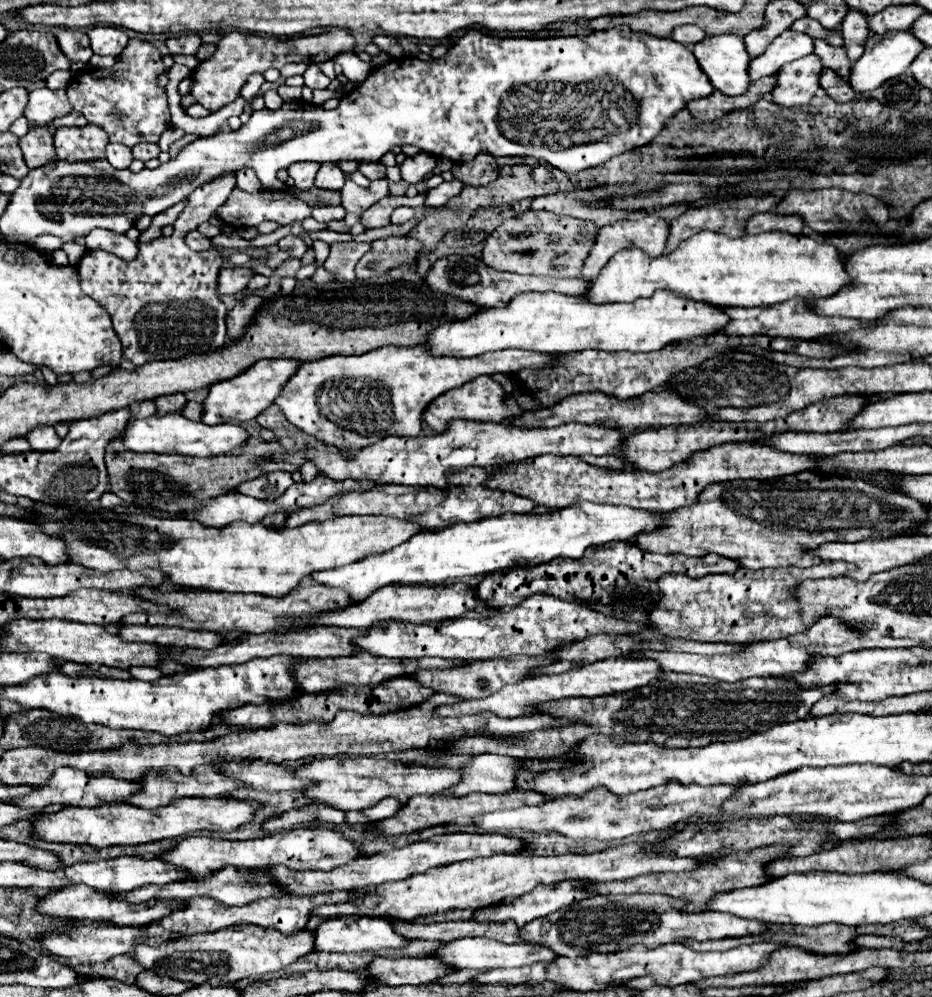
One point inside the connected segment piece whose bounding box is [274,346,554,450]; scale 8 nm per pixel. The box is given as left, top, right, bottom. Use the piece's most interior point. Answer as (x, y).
(350, 401)

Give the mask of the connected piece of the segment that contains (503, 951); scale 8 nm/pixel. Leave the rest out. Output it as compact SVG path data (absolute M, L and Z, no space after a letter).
M460 938L442 944L434 954L438 960L444 960L444 964L452 964L452 968L462 970L462 968L474 968L474 970L492 970L492 968L516 968L516 966L528 966L534 962L548 962L556 958L556 954L540 944L504 944L498 940L490 938Z

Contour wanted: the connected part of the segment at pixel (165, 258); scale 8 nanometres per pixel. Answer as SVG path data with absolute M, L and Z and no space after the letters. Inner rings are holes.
M234 174L220 176L220 180L210 180L210 184L196 188L192 196L188 196L188 206L174 222L172 236L158 236L146 244L138 242L138 256L130 262L104 250L90 250L78 262L84 294L110 312L114 330L122 342L124 358L132 360L134 366L142 366L150 360L170 360L184 354L208 352L228 344L224 324L226 306L218 294L218 274L223 258L216 250L190 250L184 244L184 236L205 223L210 212L216 212L234 188ZM174 302L200 302L208 308L168 308L174 306Z

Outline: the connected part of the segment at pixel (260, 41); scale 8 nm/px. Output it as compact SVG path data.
M332 30L326 34L318 34L318 36L304 36L304 38L290 38L290 40L262 38L262 36L244 34L244 32L228 32L218 42L214 56L206 62L200 62L200 66L194 70L192 94L198 104L208 108L210 112L216 112L240 96L240 88L244 86L248 76L254 72L264 72L268 68L280 70L282 66L286 66L290 62L322 64L326 60L332 60L338 54L352 52L354 46L356 46L354 36L344 30Z

